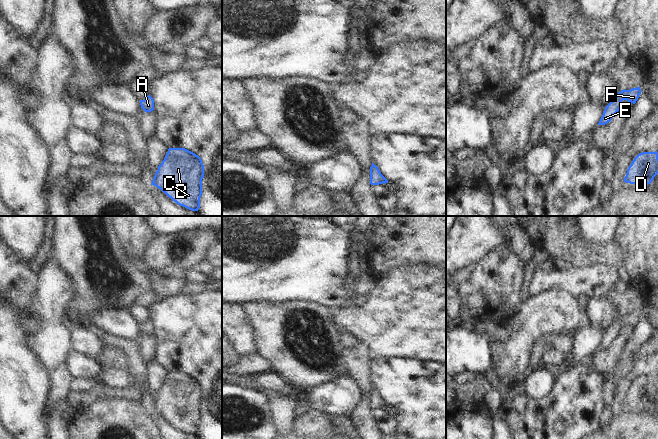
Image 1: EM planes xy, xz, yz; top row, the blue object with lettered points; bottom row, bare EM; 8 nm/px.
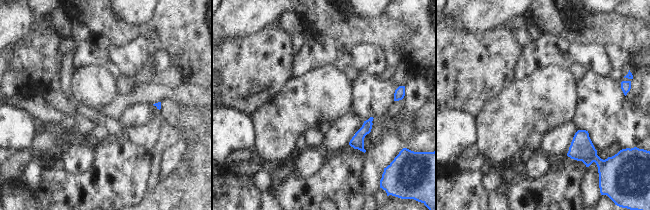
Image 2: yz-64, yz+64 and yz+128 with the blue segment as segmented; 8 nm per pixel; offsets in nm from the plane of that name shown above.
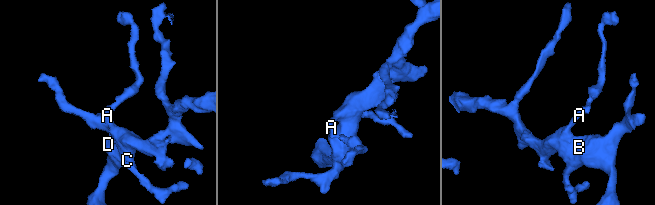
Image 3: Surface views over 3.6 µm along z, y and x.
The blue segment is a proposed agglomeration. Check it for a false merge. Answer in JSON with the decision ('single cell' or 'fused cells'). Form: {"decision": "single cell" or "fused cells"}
{"decision": "single cell"}

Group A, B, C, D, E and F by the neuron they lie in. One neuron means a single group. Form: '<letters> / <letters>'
A B C D E F

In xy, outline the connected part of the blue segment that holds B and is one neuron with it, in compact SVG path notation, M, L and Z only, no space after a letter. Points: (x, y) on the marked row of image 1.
M169 148L164 160L158 166L151 185L159 188L178 205L192 211L198 211L203 177L204 165L198 155L185 148Z

